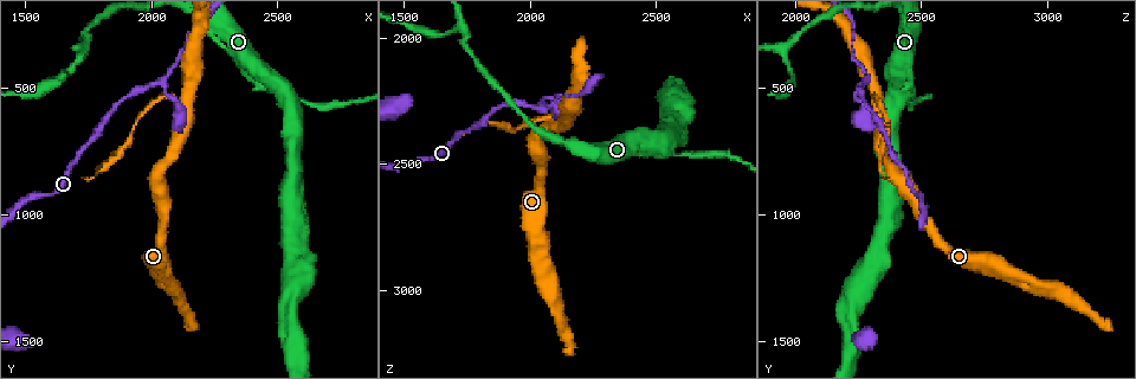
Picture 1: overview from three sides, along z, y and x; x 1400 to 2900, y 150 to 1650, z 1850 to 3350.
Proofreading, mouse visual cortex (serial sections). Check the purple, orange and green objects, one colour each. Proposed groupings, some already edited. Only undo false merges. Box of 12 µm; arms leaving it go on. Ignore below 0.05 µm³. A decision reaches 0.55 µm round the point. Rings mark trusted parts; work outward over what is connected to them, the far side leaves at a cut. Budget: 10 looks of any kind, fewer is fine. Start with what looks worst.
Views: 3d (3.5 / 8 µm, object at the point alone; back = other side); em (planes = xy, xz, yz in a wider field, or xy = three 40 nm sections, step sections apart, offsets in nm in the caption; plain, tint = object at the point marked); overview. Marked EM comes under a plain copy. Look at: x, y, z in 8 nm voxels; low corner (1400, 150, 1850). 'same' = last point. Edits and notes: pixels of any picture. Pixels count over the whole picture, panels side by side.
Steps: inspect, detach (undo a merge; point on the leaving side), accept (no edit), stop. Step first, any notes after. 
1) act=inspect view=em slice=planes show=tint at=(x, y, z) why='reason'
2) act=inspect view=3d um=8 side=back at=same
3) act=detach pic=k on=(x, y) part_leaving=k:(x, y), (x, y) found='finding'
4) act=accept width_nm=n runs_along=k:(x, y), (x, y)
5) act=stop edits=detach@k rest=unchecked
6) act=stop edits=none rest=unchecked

act=inspect view=3d um=8 at=(2140, 540, 2320)

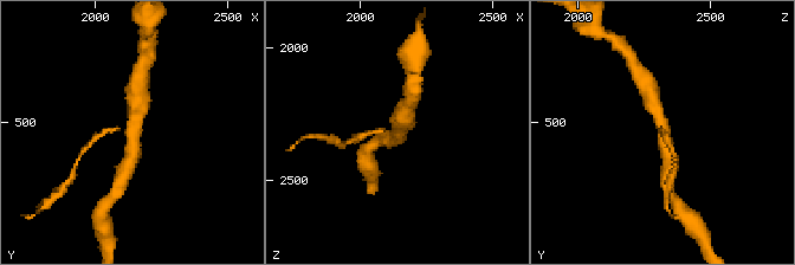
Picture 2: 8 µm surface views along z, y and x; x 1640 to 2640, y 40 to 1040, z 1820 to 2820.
act=inspect view=em slice=planes show=tint at=(2140, 540, 2330) arms=3 arm_widths_nm=150,350,350 why='need the tissue'

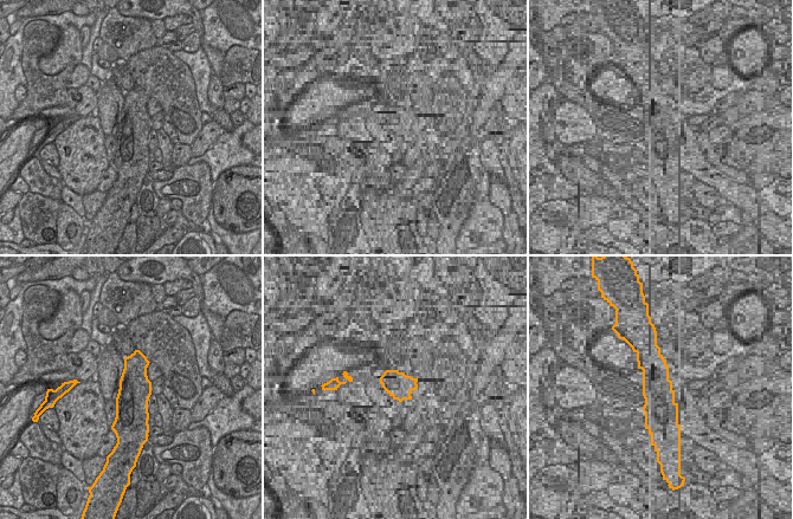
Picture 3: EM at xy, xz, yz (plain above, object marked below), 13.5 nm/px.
act=accept found='all the same cell'

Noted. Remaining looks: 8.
act=inspect view=3d um=3.5 at=(2540, 520, 2460) why='two arms in line, one across'

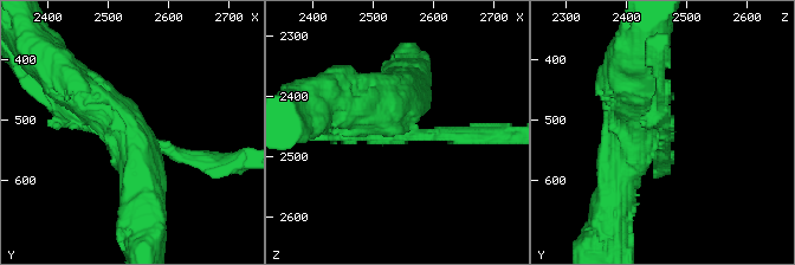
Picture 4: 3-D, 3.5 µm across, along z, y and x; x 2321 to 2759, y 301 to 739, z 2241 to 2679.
act=inspect view=em slice=xy step=2 show=tint at=(2535, 515, 2450)

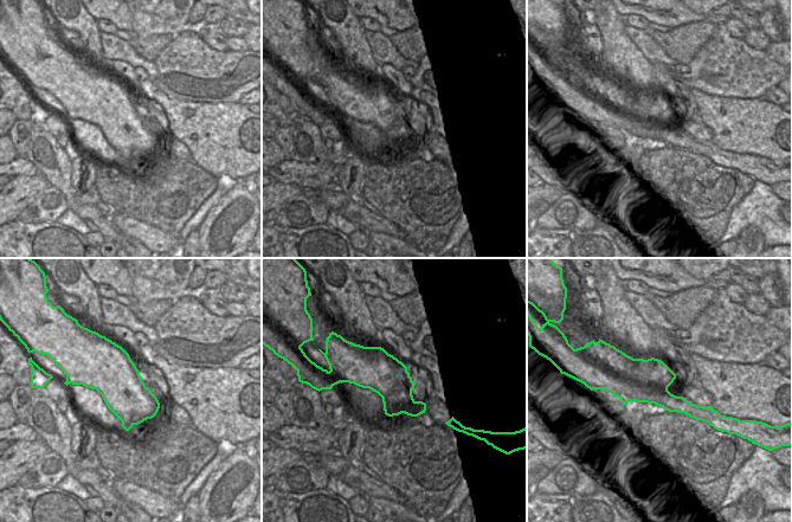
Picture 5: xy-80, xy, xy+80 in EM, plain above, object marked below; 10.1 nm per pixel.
act=accept width_nm=420 runs_along=4:(58, 70), (123, 128), (141, 193) found='continuous, no second cell'

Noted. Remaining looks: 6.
act=inspect view=3d um=3.5 at=(2560, 1130, 2330) why='three arms meet'

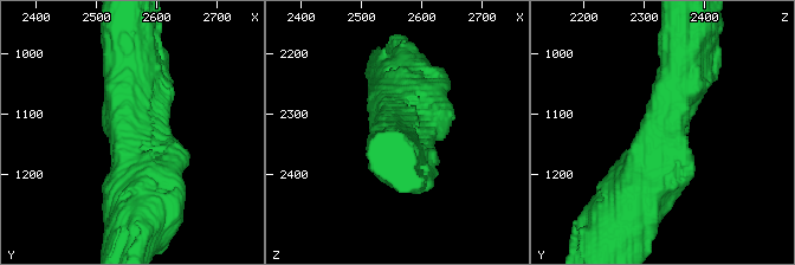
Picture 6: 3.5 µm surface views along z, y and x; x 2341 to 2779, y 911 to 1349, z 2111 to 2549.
act=inspect view=em slice=xy step=5 show=tint at=(2560, 1140, 2335)

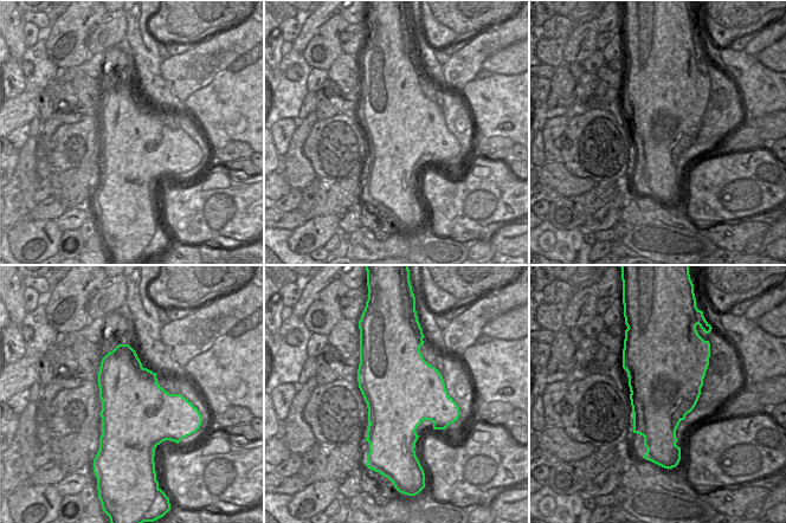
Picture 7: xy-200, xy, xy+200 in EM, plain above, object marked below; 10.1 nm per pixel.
act=accept runs_along=6:(682, 64), (631, 209) found='one cell here'

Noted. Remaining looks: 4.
act=inspect view=3d um=3.5 at=(1720, 350, 1970) why='three arms meet'

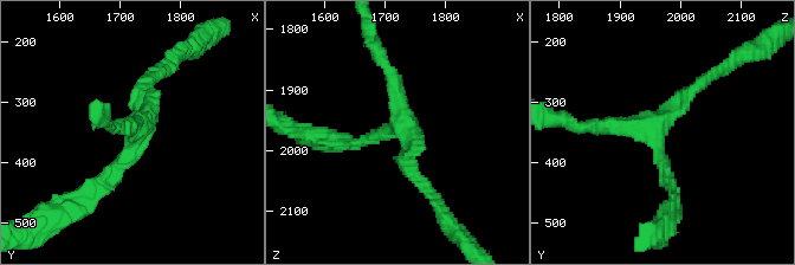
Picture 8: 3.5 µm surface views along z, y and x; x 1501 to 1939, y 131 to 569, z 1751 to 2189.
act=inspect view=em slice=xy step=1 show=tint at=(1730, 355, 1960) arms=3 arm_widths_nm=200,200,200 why='need the tissue'

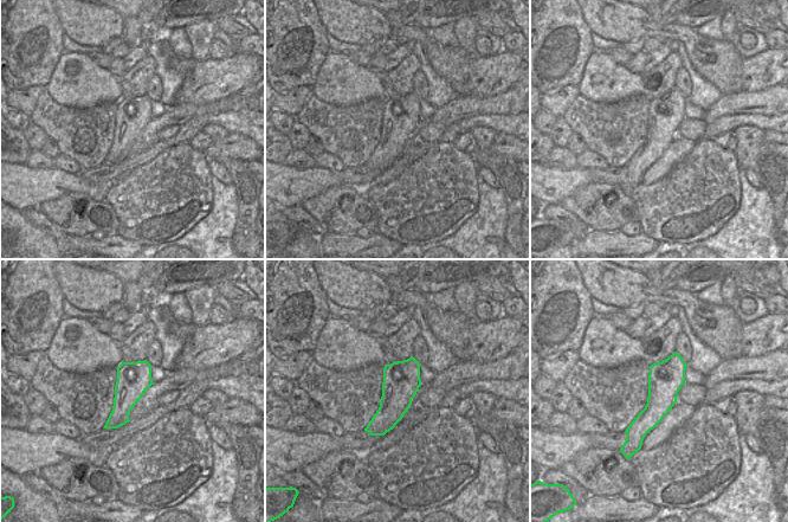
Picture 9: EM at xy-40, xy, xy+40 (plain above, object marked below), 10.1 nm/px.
act=accept runs_along=9:(676, 356), (639, 437) found='one cell here'

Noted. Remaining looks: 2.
act=stop edits=none rest=unchecked

